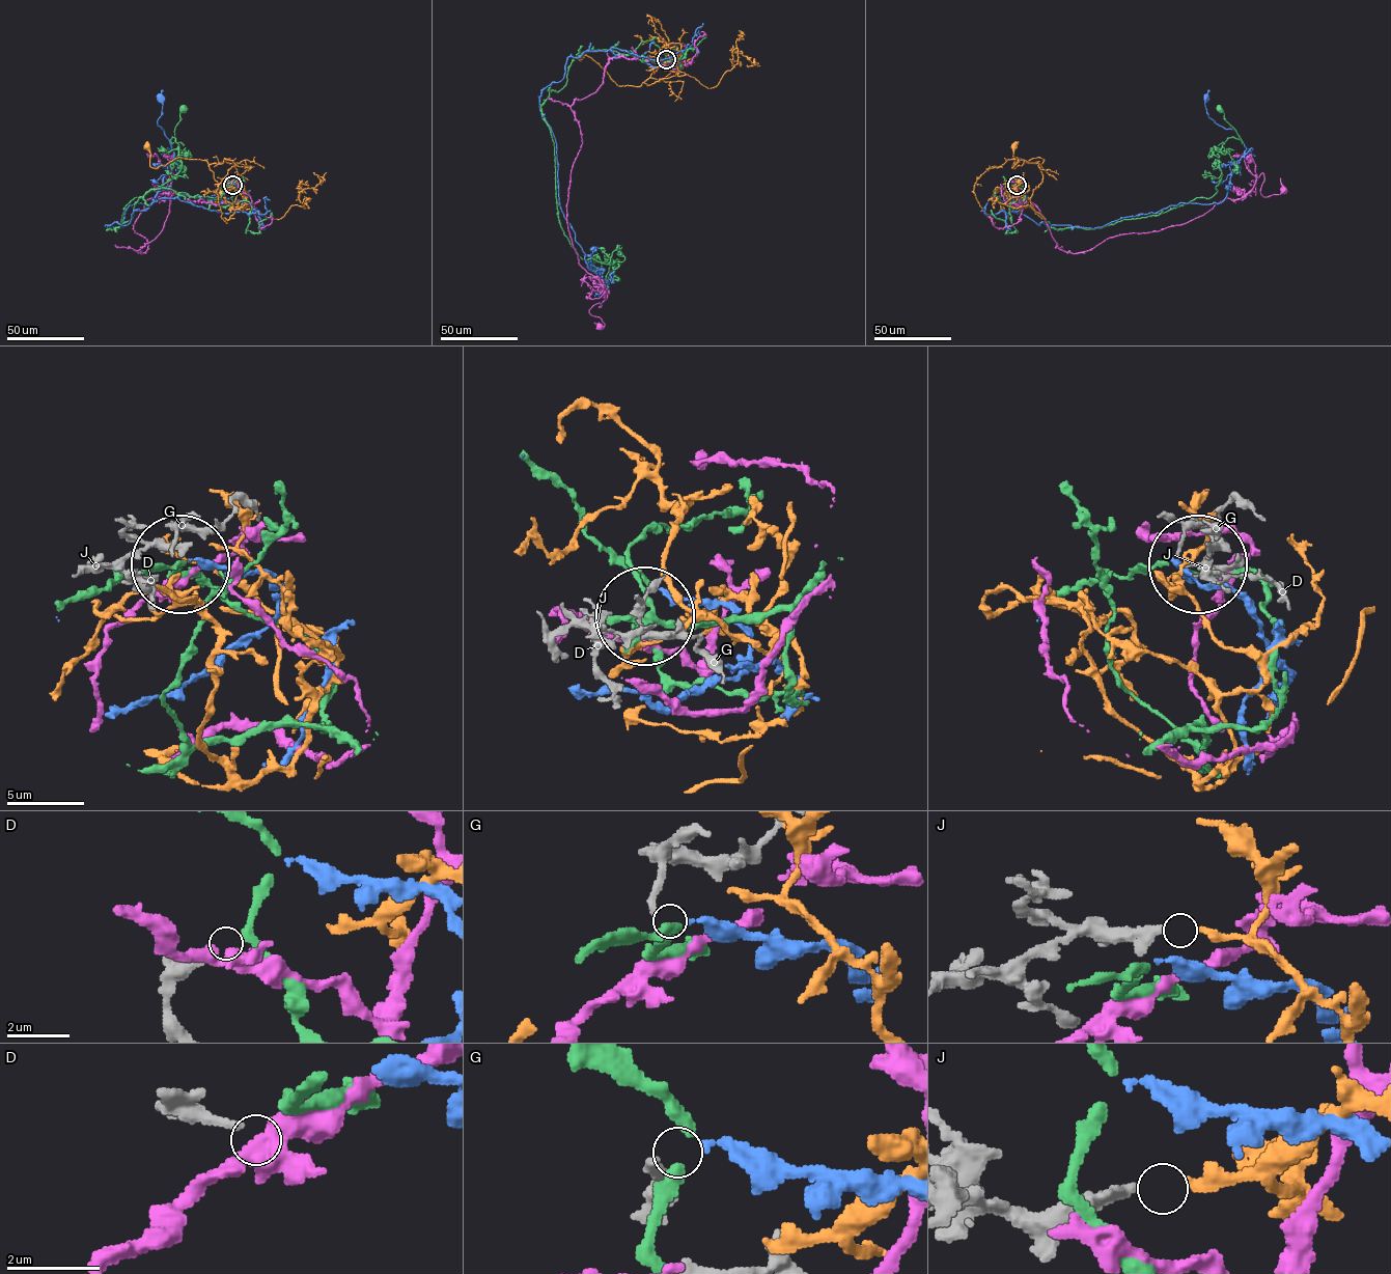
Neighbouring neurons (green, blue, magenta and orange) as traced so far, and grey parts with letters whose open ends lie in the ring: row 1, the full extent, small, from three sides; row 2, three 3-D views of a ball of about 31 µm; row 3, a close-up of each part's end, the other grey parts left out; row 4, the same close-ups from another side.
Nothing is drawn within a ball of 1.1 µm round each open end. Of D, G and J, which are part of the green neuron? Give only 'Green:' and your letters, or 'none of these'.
Green: none of these

